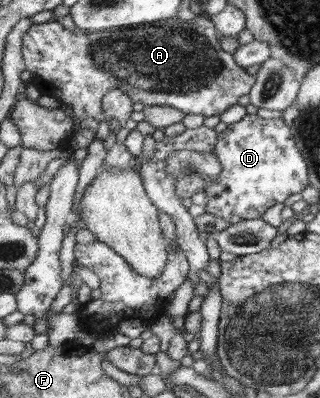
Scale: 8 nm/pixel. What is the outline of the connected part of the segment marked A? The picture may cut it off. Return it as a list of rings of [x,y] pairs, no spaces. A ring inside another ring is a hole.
[[[197,16],[188,22],[187,20],[181,20],[179,18],[169,18],[168,20],[135,25],[134,27],[121,27],[98,32],[81,31],[76,28],[75,32],[71,33],[65,30],[62,24],[59,24],[59,20],[52,20],[45,22],[45,24],[32,24],[28,32],[22,37],[21,53],[26,70],[29,71],[33,77],[32,82],[35,83],[42,95],[53,96],[53,98],[56,98],[62,105],[69,106],[78,119],[94,118],[98,122],[107,121],[110,130],[117,134],[119,128],[121,128],[121,124],[119,124],[119,121],[115,120],[115,118],[105,116],[104,114],[104,96],[108,93],[108,90],[111,89],[119,89],[125,92],[133,102],[141,102],[147,106],[172,106],[173,108],[182,110],[186,115],[199,115],[203,117],[221,115],[221,112],[225,112],[227,108],[235,106],[235,104],[238,103],[237,100],[239,100],[241,96],[245,96],[245,94],[251,92],[253,82],[256,82],[256,77],[247,74],[246,70],[236,62],[234,54],[229,54],[229,52],[221,50],[219,38],[217,38],[217,34],[215,34],[215,28],[216,26],[211,18],[208,16]]]

